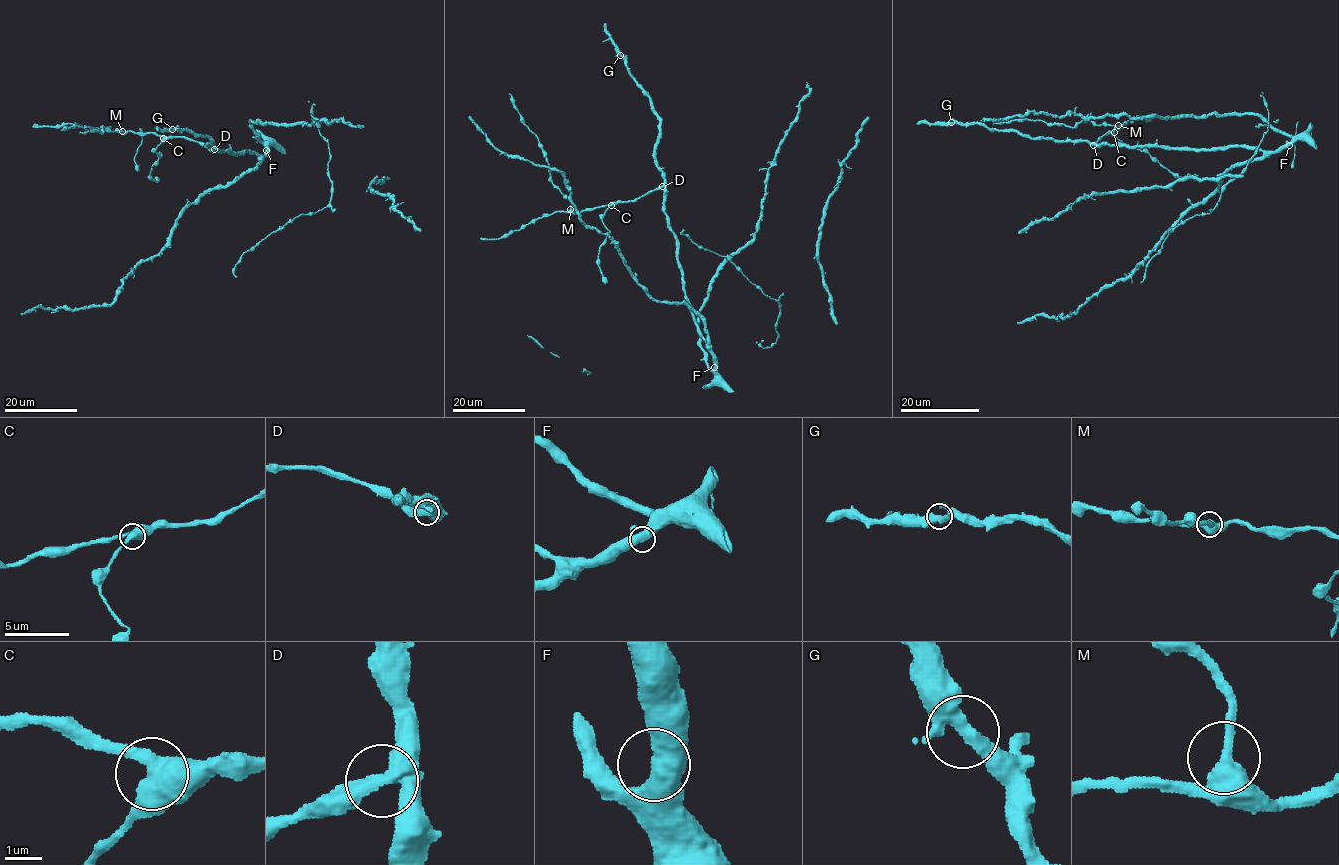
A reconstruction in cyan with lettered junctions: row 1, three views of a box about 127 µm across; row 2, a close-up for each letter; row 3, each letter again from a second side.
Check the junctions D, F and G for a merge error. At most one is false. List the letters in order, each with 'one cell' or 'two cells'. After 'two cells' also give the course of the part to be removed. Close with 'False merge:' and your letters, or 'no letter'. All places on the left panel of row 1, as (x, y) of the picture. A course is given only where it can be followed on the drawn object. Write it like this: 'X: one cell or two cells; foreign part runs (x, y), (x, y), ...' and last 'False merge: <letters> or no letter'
D: two cells; foreign part runs (214, 150), (185, 137), (164, 137), (152, 132), (103, 128), (101, 133), (90, 127), (76, 126), (61, 131)
F: one cell
G: one cell
False merge: D

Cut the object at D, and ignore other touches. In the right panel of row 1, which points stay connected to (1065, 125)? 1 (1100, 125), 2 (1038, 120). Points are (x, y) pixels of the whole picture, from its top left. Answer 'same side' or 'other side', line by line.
1: same side
2: same side

